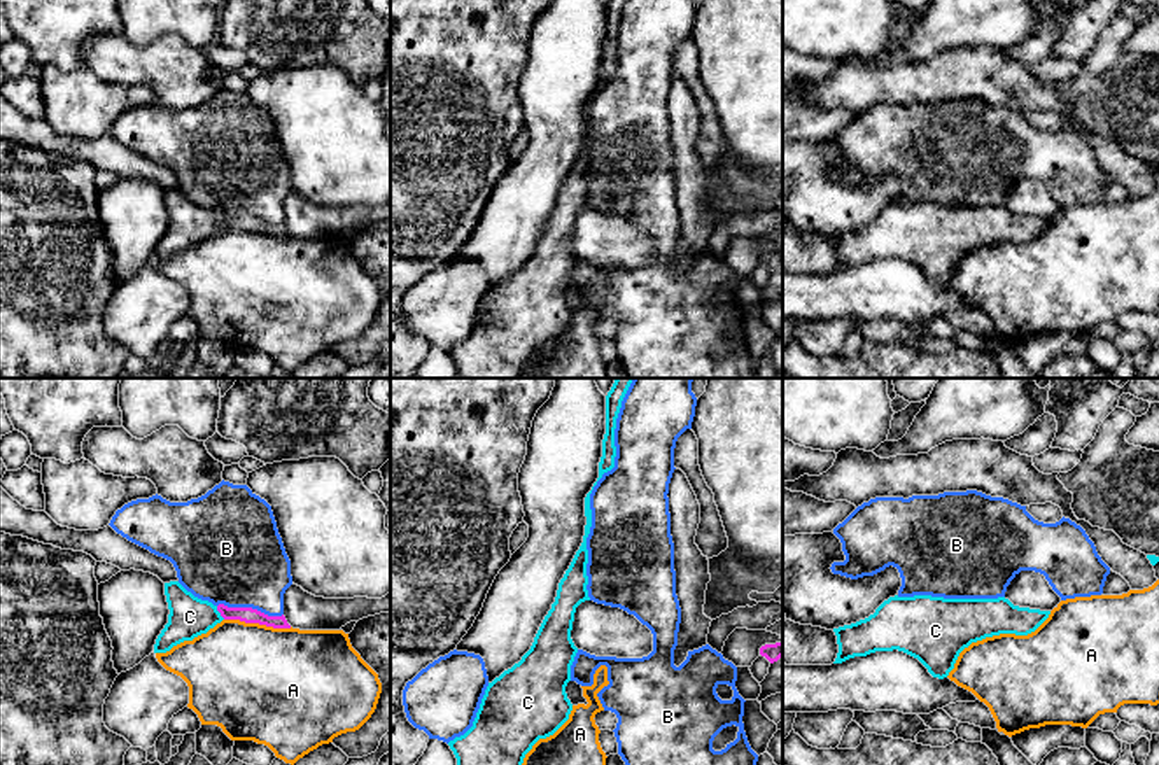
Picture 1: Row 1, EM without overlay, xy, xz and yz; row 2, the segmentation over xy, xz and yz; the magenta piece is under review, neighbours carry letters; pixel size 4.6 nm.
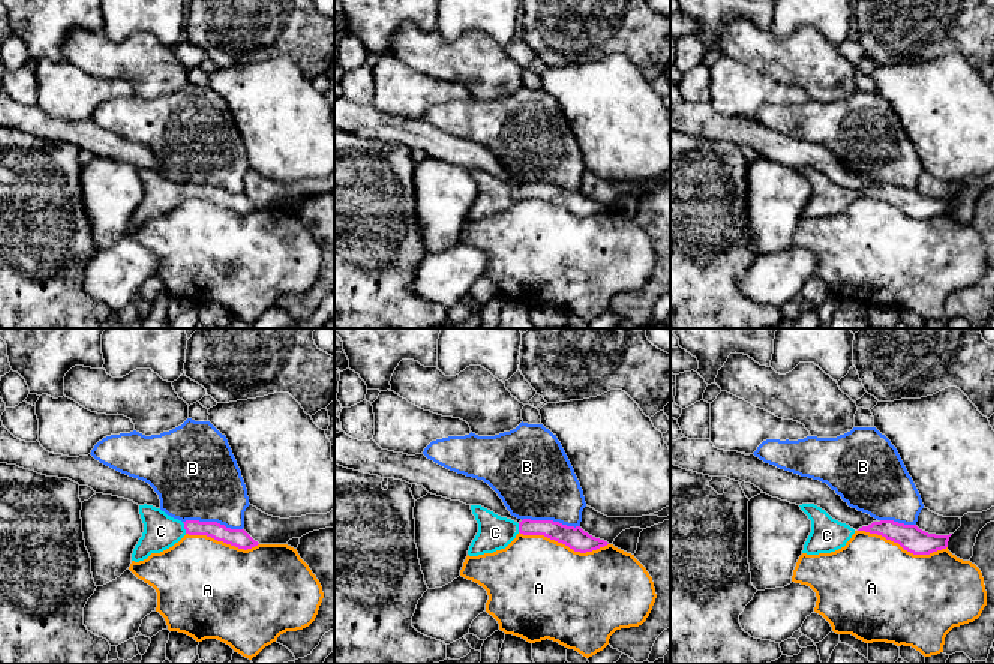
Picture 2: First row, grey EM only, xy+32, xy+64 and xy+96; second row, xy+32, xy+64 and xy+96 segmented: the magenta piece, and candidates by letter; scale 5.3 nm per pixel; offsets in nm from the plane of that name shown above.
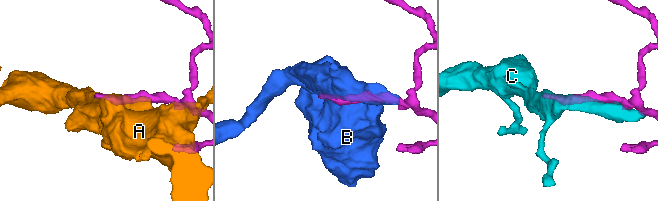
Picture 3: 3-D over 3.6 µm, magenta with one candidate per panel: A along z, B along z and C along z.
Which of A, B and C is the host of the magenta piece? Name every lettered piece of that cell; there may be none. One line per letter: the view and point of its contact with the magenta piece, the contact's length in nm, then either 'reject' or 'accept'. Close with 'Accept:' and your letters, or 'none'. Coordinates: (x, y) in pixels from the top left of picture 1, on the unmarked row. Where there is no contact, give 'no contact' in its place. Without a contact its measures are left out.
A: meets magenta in xy at (258, 230); contact 320 nm long; reject
B: meets magenta in xy at (251, 216); contact 300 nm long; reject
C: meets magenta in xy at (219, 219); contact 80 nm long; accept
Accept: C

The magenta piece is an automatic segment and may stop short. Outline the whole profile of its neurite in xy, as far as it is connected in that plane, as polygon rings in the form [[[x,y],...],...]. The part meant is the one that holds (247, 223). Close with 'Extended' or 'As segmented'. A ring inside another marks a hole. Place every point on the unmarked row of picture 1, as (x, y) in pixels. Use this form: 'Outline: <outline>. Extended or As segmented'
Outline: [[[179,189],[165,191],[165,203],[168,210],[168,231],[156,247],[154,261],[166,261],[173,254],[193,249],[207,242],[222,228],[240,228],[245,231],[259,231],[273,236],[291,236],[285,224],[268,224],[252,215],[228,215],[224,212],[214,214],[187,200]]]. Extended

